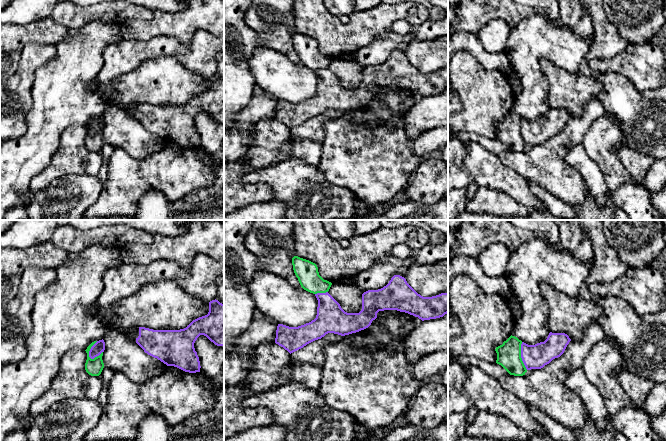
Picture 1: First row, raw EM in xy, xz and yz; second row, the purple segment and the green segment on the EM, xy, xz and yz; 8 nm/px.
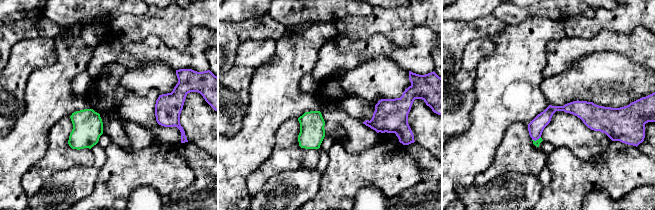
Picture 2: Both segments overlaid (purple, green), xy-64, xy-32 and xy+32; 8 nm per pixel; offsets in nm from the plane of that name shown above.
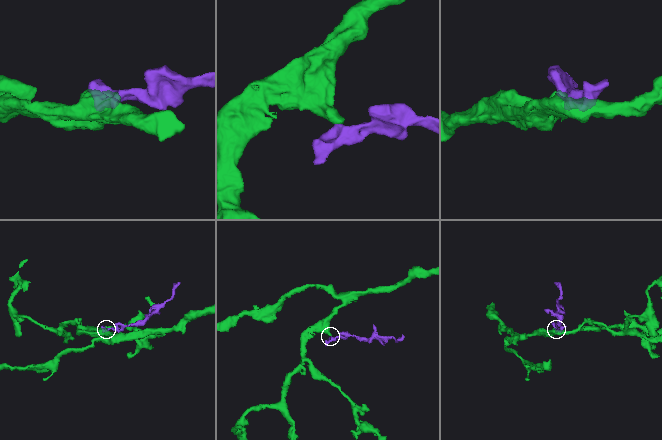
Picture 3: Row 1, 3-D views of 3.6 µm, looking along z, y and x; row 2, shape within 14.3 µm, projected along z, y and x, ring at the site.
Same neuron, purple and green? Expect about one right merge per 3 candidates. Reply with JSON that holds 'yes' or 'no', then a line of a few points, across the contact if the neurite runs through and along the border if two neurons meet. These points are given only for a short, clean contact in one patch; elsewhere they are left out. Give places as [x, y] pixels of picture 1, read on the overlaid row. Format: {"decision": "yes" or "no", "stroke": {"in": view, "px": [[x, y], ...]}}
{"decision": "no", "stroke": {"in": "xy", "px": [[97, 341], [89, 351], [91, 359]]}}

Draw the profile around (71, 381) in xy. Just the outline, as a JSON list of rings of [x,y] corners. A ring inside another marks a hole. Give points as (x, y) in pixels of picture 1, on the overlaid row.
[[[74,347],[61,357],[59,370],[51,387],[30,406],[30,416],[35,418],[54,403],[70,398],[97,400],[103,387],[101,376],[91,376],[85,370],[87,353]]]

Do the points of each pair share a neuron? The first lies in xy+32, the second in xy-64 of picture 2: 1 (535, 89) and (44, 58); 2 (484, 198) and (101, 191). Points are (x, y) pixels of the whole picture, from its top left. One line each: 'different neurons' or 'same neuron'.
1: different neurons
2: different neurons

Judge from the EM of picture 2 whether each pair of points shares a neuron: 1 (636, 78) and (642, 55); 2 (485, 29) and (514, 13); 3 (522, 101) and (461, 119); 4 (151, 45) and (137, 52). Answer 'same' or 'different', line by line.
1: different
2: different
3: different
4: same

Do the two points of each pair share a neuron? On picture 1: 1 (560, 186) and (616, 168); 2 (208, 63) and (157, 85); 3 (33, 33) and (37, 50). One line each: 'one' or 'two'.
1: two
2: two
3: two

